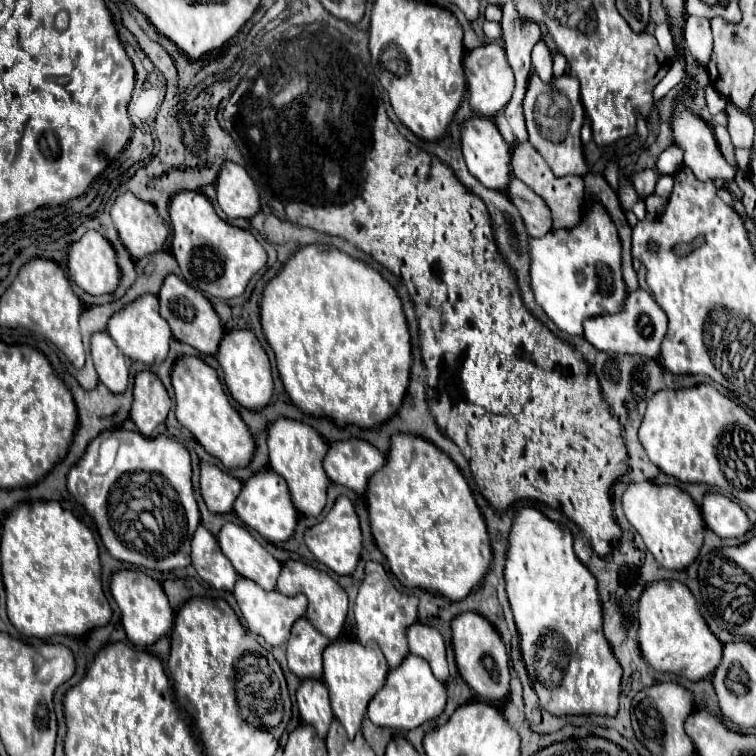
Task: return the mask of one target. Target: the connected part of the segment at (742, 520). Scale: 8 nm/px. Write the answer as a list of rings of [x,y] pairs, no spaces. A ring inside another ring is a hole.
[[[717,492],[705,496],[701,512],[707,528],[713,530],[719,538],[739,538],[751,528],[743,508]]]

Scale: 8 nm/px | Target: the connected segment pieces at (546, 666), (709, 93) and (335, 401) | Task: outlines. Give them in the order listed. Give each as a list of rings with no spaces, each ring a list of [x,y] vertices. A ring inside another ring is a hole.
[[[519,508],[509,536],[505,582],[517,632],[521,636],[523,660],[543,708],[553,716],[615,716],[621,694],[621,666],[603,636],[603,614],[597,594],[597,582],[583,566],[583,562],[575,556],[569,528],[545,518],[535,508]]]
[[[709,85],[705,88],[705,98],[707,107],[712,115],[723,112],[727,104],[727,100],[721,96],[717,90]]]
[[[311,244],[301,248],[265,286],[261,324],[275,352],[283,386],[303,412],[329,418],[339,428],[355,424],[373,430],[399,410],[409,386],[411,336],[397,292],[365,262],[329,246]]]

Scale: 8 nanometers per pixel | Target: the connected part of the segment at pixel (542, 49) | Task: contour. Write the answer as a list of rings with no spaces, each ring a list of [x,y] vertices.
[[[539,40],[539,42],[533,46],[531,64],[533,64],[535,72],[539,74],[539,78],[549,84],[551,78],[553,78],[553,68],[551,68],[553,62],[551,62],[551,52],[549,52],[549,48],[545,46],[543,40]]]

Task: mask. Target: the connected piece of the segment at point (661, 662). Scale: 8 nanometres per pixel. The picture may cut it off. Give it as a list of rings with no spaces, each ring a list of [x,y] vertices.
[[[659,580],[645,588],[645,592],[639,598],[639,646],[643,658],[657,670],[657,672],[671,672],[685,676],[693,682],[707,678],[713,674],[721,662],[723,644],[713,636],[709,626],[705,624],[703,616],[699,614],[699,606],[689,592],[689,588],[677,580]]]

